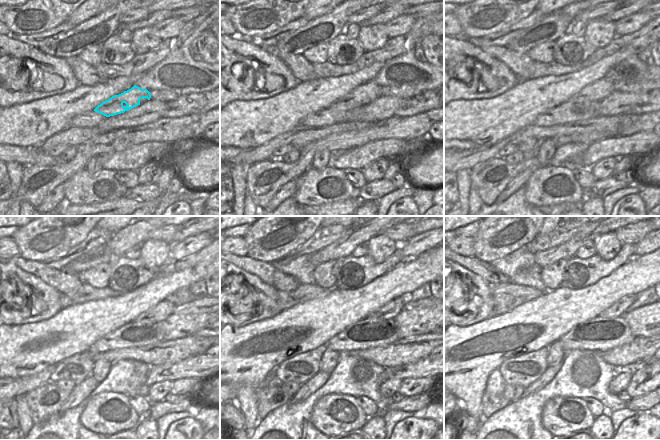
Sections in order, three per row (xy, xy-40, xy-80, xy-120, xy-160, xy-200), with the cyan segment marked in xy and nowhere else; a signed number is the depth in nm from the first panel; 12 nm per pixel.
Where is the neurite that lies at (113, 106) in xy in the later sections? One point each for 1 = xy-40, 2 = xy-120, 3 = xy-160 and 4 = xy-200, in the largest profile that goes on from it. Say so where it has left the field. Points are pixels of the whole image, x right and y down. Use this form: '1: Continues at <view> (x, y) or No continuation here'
1: Continues at xy-40 (370, 89)
2: Continues at xy-120 (161, 311)
3: Continues at xy-160 (390, 310)
4: Continues at xy-200 (617, 309).

